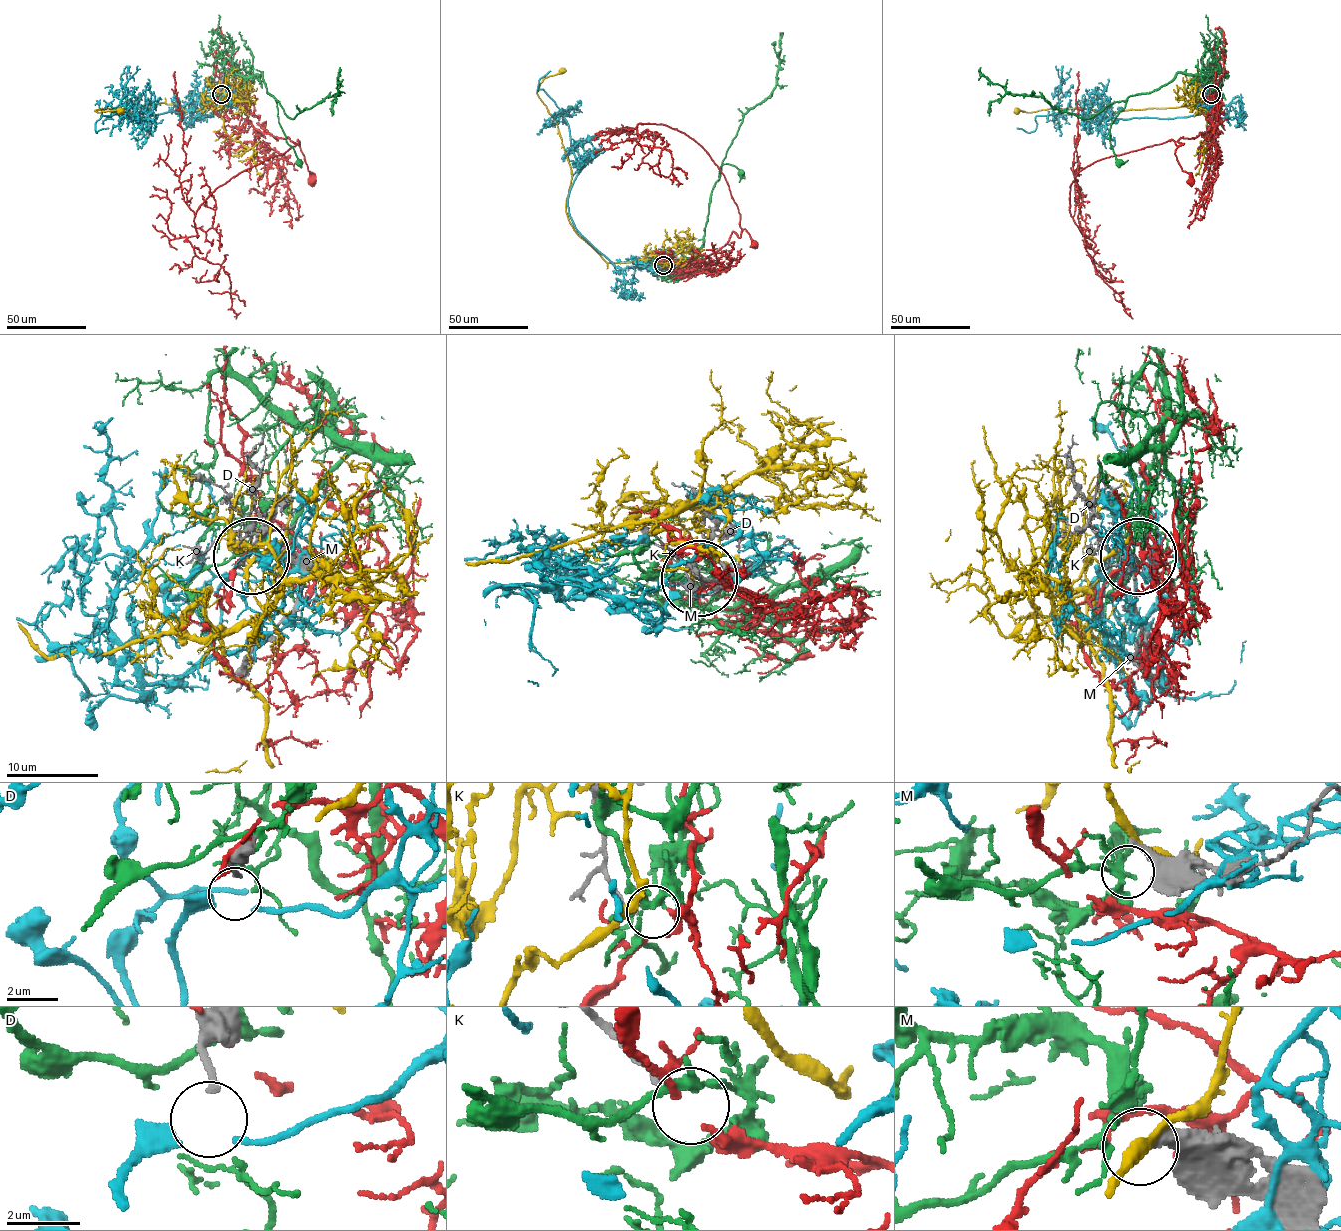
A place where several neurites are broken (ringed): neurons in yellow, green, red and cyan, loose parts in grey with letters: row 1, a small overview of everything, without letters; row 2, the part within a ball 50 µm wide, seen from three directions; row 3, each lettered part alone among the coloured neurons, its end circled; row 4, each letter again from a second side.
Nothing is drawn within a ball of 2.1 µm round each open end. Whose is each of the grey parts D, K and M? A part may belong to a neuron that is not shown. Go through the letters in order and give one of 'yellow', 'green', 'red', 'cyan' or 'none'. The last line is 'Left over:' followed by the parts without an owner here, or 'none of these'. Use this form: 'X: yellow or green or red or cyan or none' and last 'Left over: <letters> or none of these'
D: cyan
K: red
M: green
Left over: none of these

